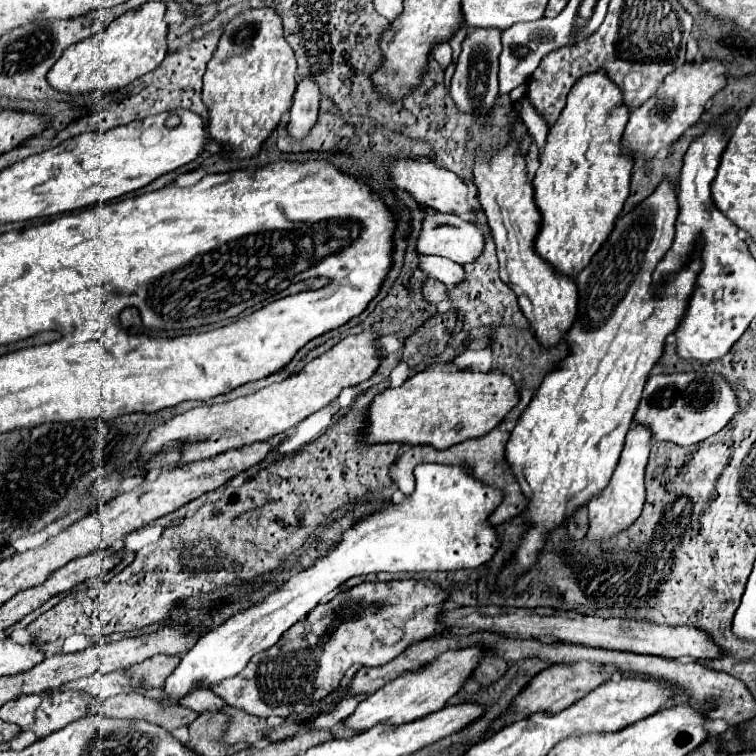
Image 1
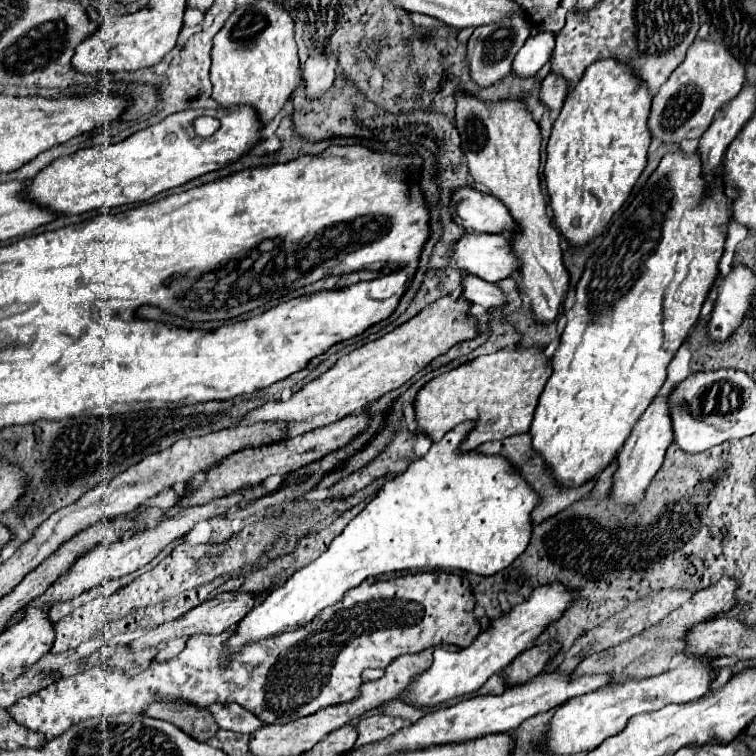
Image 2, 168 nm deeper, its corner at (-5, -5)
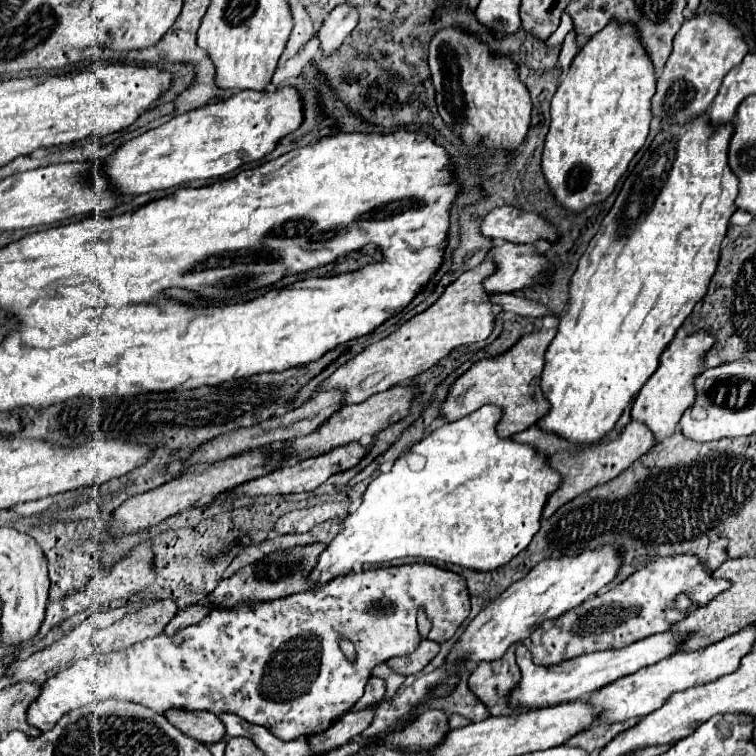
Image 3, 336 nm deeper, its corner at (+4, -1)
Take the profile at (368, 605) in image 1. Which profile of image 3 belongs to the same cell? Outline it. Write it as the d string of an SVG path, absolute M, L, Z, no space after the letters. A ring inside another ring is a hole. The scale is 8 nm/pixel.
M408 564L350 572L346 576L334 578L334 582L314 592L298 592L272 602L238 606L232 610L216 608L202 622L182 628L170 638L160 634L126 650L108 654L94 652L88 658L78 660L68 670L44 682L38 698L28 706L26 720L30 726L46 732L52 730L54 724L72 710L94 706L100 708L98 714L102 718L102 704L110 700L122 700L142 704L160 714L168 708L208 710L212 714L232 712L248 722L266 726L282 740L306 738L326 730L362 698L370 670L376 664L382 664L394 656L408 656L418 648L418 608L424 608L428 620L432 622L428 640L436 640L440 644L448 642L470 614L470 594L466 580L432 564ZM342 638L348 638L354 644L356 662L348 662L342 654Z

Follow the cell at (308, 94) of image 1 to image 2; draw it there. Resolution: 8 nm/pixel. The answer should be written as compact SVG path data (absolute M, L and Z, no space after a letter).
M317 56L305 62L305 88L309 98L319 98L331 88L337 72L337 58Z

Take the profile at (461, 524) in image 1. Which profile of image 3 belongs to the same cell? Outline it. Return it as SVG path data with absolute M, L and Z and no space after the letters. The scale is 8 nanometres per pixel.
M482 406L474 414L446 422L412 448L422 458L422 466L410 466L406 458L398 458L390 472L374 478L362 496L360 508L342 520L342 532L318 556L314 570L308 574L310 590L366 564L382 564L398 558L438 560L482 572L496 570L522 552L538 532L542 508L548 494L558 488L560 476L530 446L498 438L494 430L498 420L498 406Z

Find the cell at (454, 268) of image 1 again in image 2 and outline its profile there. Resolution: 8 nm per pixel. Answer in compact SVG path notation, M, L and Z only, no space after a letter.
M465 276L461 286L463 286L463 296L473 304L483 306L485 310L503 308L505 302L507 302L507 298L505 298L505 294L501 292L499 286L483 282L477 276Z

